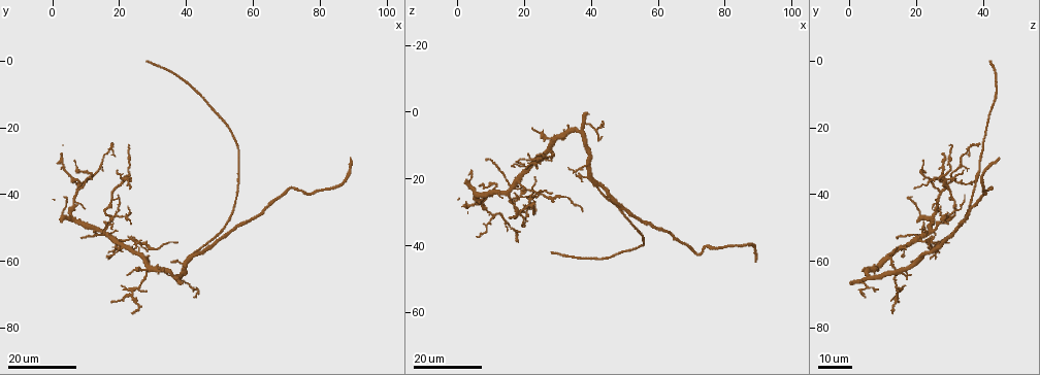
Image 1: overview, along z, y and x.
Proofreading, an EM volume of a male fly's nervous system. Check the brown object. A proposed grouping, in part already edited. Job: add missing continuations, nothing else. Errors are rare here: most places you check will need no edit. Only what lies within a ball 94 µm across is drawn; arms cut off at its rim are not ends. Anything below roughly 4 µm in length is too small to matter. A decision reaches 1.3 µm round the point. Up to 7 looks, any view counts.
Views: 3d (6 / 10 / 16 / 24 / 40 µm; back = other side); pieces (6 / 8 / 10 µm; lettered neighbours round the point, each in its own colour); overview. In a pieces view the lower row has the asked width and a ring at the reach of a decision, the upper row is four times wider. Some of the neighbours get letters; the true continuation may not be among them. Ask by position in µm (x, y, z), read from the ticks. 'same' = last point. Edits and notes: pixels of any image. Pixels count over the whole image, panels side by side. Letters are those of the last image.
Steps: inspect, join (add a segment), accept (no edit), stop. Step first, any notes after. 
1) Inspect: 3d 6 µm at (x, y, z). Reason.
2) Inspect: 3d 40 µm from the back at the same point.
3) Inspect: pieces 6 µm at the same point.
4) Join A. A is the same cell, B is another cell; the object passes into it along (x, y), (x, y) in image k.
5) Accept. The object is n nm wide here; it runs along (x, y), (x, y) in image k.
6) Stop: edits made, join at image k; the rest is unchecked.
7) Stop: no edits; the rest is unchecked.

Inspect: 3d 24 µm at (43.0, 67.5, 7.0).

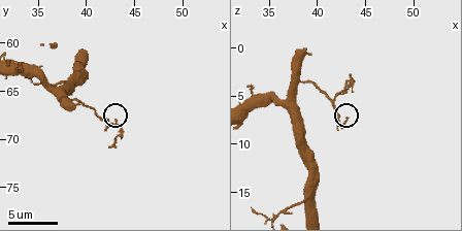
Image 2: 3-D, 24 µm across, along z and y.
Inspect: pieces 10 µm at (43.2, 67.8, 7.4).

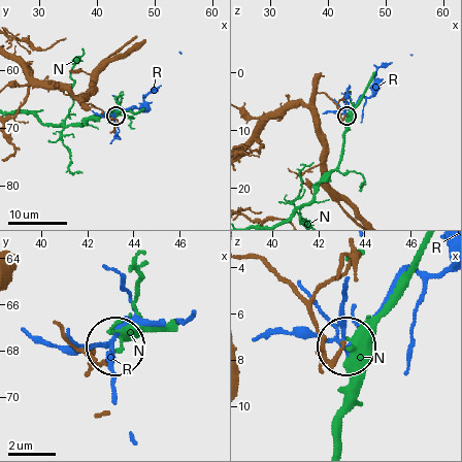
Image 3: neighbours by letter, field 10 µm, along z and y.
Accept. The object is 150 nm wide here; N and R are other cells; it runs along (253, 255), (292, 285), (326, 356), (334, 356), (341, 343) in image 3; no lettered segment goes on from it.

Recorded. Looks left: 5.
Inspect: 3d 16 µm at (23.5, 56.5, 16.5). Thin end.

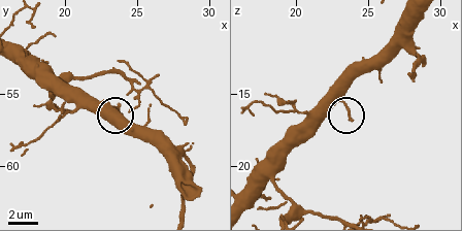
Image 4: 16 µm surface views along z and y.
Inspect: pieces 10 µm at the same point. See the neighbours.

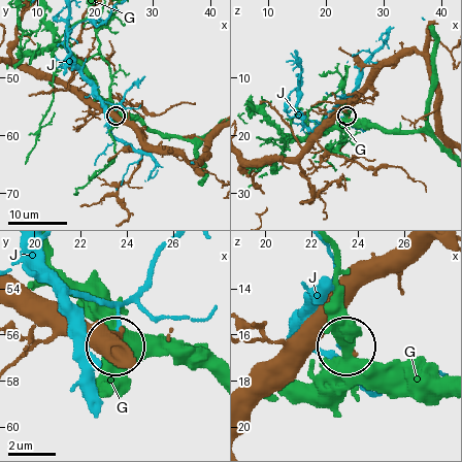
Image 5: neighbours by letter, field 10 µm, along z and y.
Accept. G and J are other cells; none of them fits.

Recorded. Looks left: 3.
Inspect: 3d 24 µm at (17.0, 59.5, 26.0). Free end.

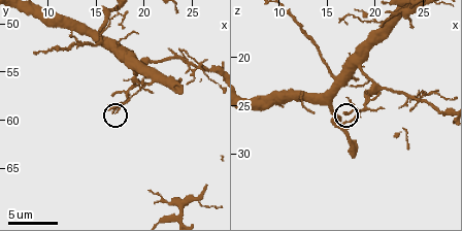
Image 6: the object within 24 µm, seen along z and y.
Inspect: pieces 10 µm at (16.6, 59.0, 25.6). See the neighbours.

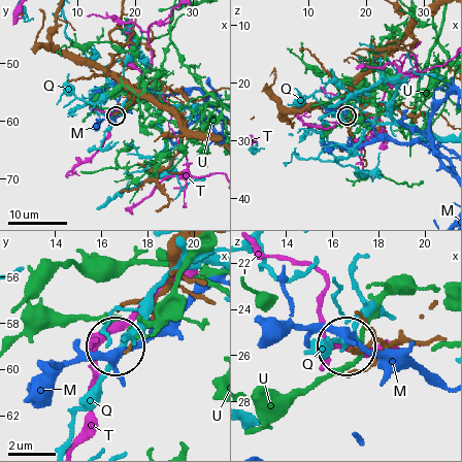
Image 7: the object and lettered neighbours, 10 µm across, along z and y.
Accept. The object is 190 nm wide here; M, Q, T and U are other cells; it runs along (394, 337), (349, 349) in image 7; no lettered segment goes on from it.

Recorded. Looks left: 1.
Stop: no edits; the rest is unchecked.

